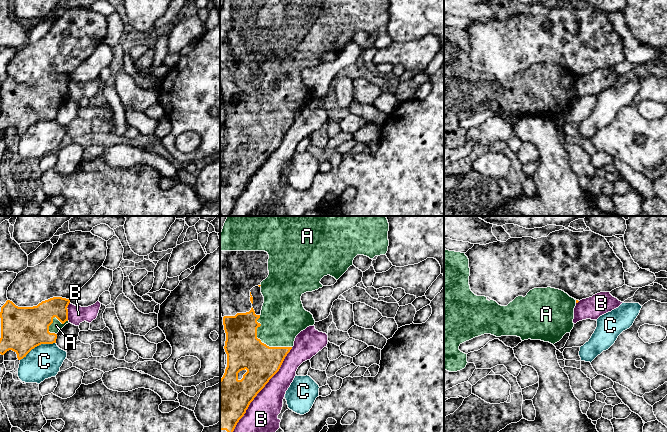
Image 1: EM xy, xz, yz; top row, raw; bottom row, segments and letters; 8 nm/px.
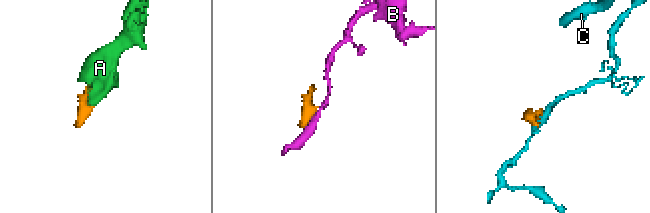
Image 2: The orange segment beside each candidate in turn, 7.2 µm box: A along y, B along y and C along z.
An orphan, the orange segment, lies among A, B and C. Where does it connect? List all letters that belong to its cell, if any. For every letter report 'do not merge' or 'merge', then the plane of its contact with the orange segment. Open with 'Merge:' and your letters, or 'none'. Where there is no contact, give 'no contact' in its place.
Merge: A
A: merge; contact in xz
B: do not merge; contact in xz
C: do not merge; contact in xy

